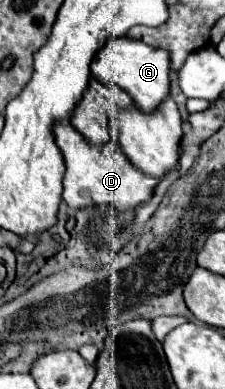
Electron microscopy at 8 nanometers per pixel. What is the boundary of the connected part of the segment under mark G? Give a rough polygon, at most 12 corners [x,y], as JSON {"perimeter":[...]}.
{"perimeter":[[113,37],[91,75],[147,115],[171,95],[171,55]]}

